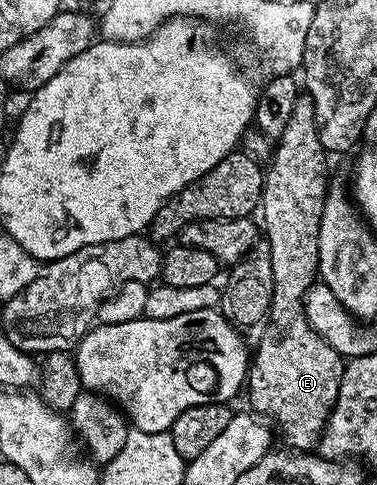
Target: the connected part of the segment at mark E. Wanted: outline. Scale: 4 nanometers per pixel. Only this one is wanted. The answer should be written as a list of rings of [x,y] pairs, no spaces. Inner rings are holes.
[[[300,94],[294,103],[293,114],[290,114],[284,133],[274,145],[263,177],[261,228],[273,258],[272,306],[265,334],[259,344],[254,345],[253,359],[250,361],[245,381],[246,395],[251,395],[250,407],[256,413],[259,411],[261,415],[268,416],[277,432],[279,427],[279,432],[287,443],[284,445],[291,450],[311,450],[318,445],[319,435],[322,434],[329,414],[337,402],[345,367],[344,357],[327,344],[321,334],[315,332],[304,312],[307,291],[316,283],[319,274],[319,227],[329,187],[327,160],[329,153],[321,146],[321,138],[317,134],[317,118],[311,97]]]

